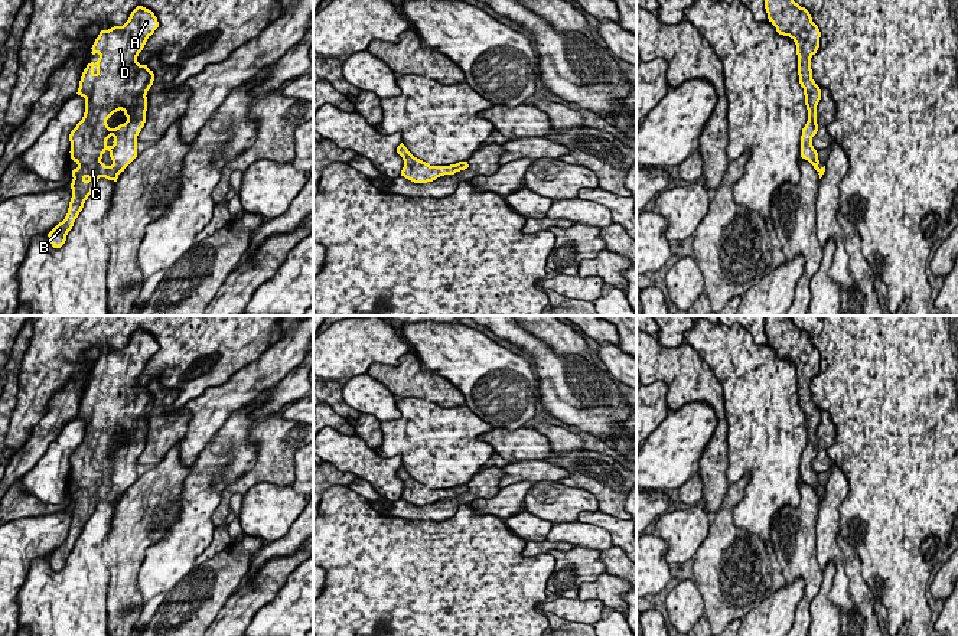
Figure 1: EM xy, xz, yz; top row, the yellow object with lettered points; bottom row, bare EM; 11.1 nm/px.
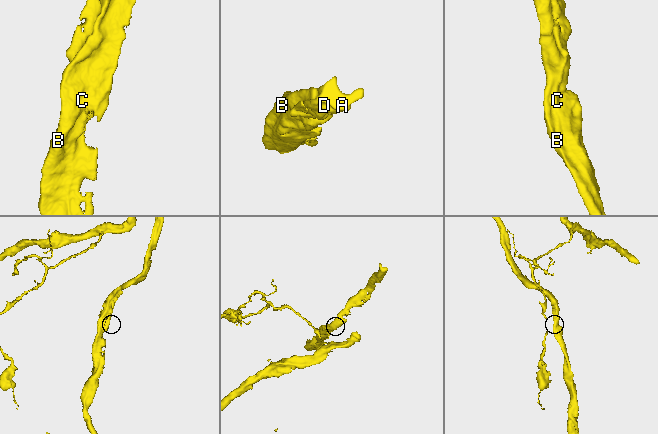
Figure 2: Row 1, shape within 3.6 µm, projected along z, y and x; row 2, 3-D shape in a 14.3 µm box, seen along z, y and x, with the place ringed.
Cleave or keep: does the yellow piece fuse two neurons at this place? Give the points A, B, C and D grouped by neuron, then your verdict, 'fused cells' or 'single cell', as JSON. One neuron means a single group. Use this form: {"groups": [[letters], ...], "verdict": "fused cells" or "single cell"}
{"groups": [["A", "B", "C", "D"]], "verdict": "single cell"}

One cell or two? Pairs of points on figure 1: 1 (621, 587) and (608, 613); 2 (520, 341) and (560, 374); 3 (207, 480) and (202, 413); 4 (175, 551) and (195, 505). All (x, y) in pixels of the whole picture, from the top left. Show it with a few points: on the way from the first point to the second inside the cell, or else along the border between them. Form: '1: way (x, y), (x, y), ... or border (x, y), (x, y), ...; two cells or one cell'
1: border (605, 604), (621, 613); two cells
2: way (530, 343), (550, 364); one cell
3: border (225, 420), (192, 466); two cells
4: way (186, 540), (195, 530), (195, 517); one cell

